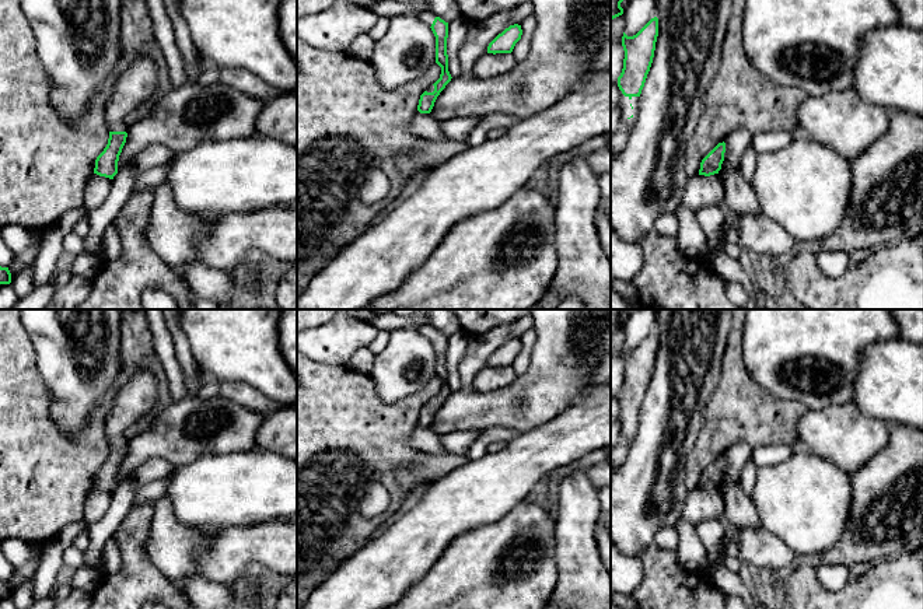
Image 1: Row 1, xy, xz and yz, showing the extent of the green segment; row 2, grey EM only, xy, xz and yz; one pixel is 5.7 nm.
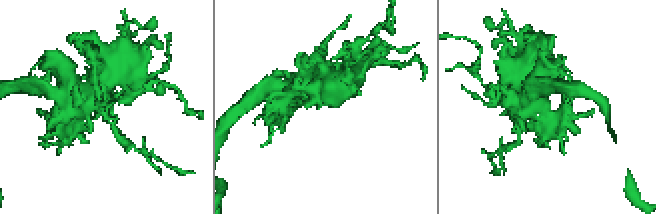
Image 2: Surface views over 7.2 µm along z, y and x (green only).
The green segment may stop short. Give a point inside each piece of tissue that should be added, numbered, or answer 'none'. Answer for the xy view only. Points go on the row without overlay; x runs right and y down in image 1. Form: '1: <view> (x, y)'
1: xy (137, 396)

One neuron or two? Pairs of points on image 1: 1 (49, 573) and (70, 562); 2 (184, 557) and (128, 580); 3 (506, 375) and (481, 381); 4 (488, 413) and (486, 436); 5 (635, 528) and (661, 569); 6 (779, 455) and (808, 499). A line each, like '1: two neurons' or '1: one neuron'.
1: two neurons
2: two neurons
3: one neuron
4: two neurons
5: two neurons
6: two neurons

